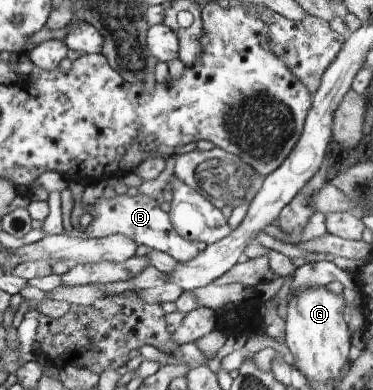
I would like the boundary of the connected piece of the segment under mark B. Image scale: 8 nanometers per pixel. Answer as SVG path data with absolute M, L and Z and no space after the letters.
M126 192L106 198L103 195L94 203L88 203L86 210L92 208L88 225L83 229L84 234L92 238L107 237L115 234L123 234L133 238L140 245L145 244L156 251L162 251L174 257L178 262L186 263L200 254L206 247L201 240L189 241L180 236L172 226L169 213L162 211L160 205L153 197L144 193L130 196Z

